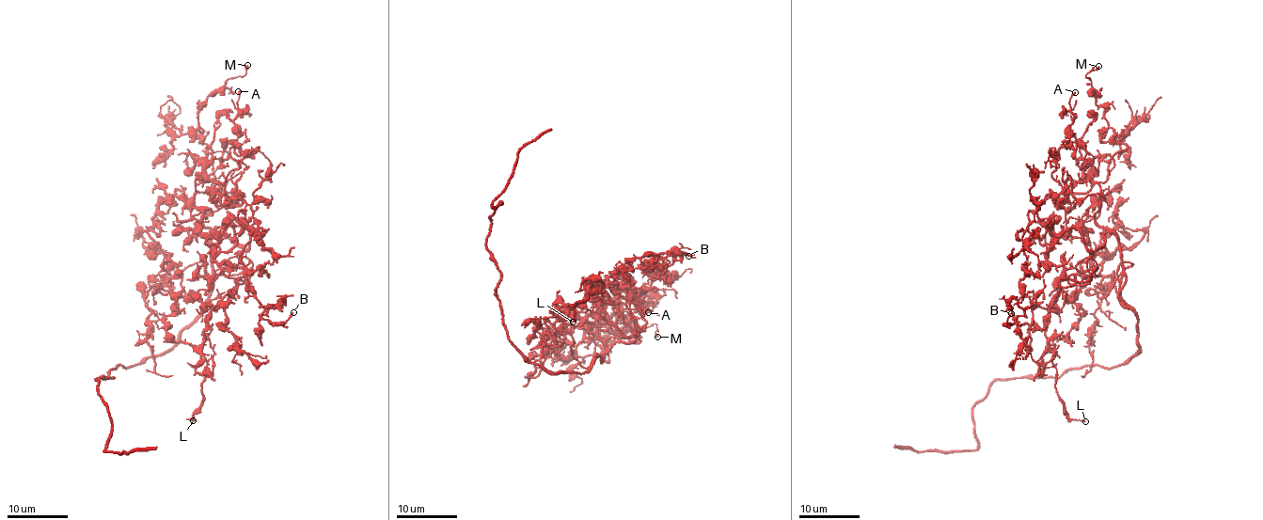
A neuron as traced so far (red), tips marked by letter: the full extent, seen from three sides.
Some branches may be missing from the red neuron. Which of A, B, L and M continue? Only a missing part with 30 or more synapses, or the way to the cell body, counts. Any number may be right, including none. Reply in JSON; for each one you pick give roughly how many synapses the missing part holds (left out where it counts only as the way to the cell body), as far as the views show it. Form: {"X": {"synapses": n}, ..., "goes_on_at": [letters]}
{"goes_on_at": []}

